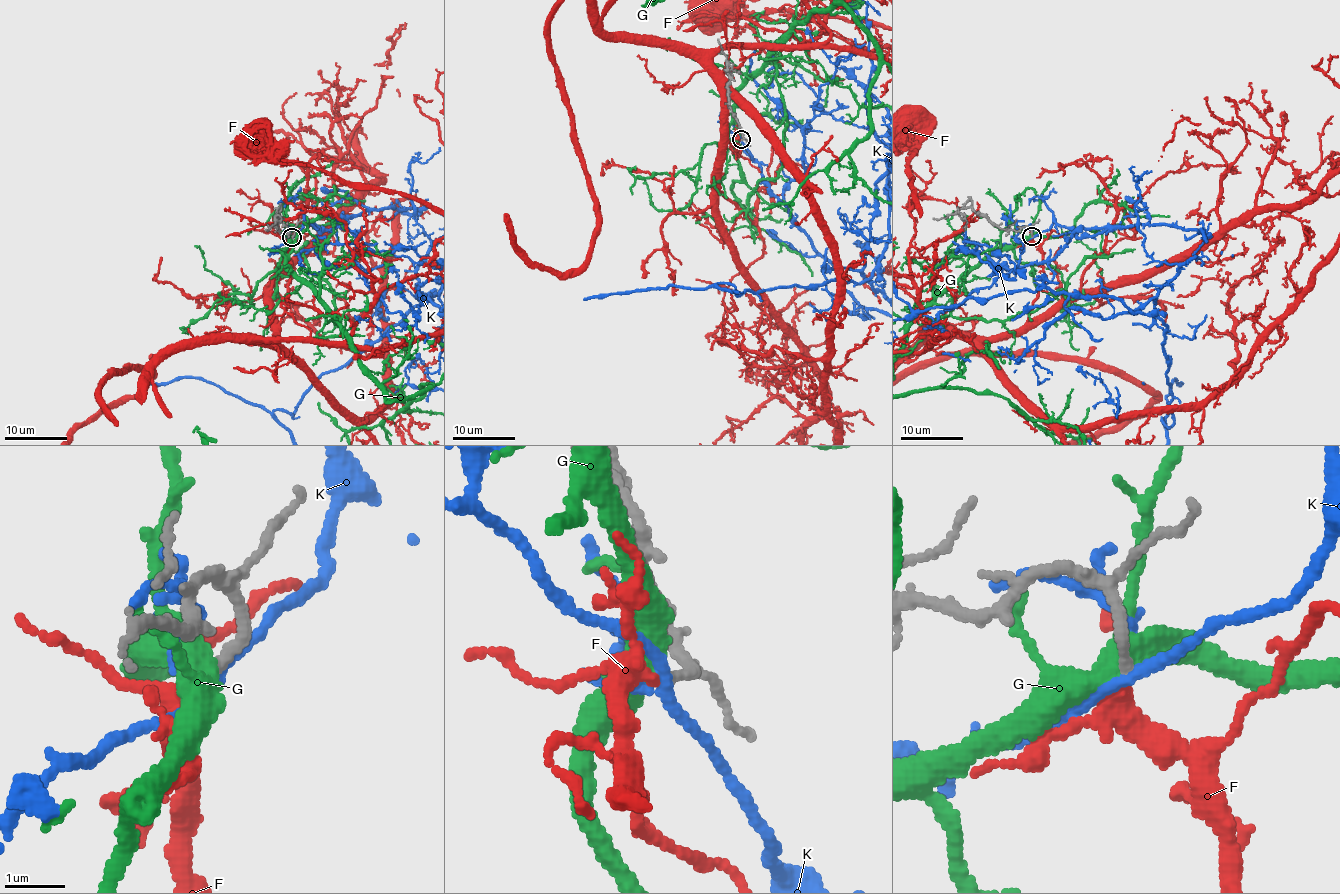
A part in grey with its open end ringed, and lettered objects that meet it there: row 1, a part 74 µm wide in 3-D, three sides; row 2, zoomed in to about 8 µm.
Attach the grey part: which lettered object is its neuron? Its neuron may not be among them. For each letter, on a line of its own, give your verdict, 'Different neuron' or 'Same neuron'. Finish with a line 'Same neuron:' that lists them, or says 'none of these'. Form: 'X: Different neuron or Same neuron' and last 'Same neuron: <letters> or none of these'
F: Same neuron
G: Different neuron
K: Different neuron
Same neuron: F

